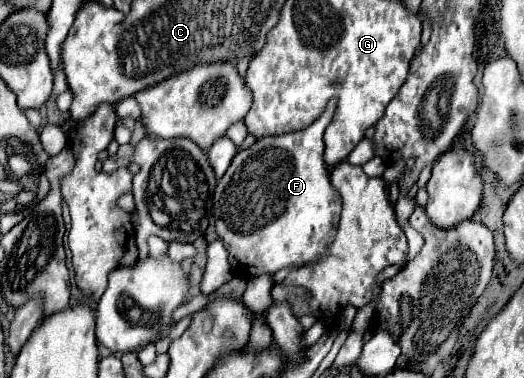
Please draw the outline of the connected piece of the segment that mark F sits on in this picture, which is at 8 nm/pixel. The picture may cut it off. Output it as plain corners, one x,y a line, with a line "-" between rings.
331,99
321,117
307,129
263,137
249,149
239,151
217,183
213,197
217,235
229,247
229,261
233,269
245,273
245,277
275,273
283,267
307,265
311,261
319,261
319,257
325,257
327,247
335,237
341,213
341,197
331,185
329,167
323,161
323,133
335,115
335,103
337,101

